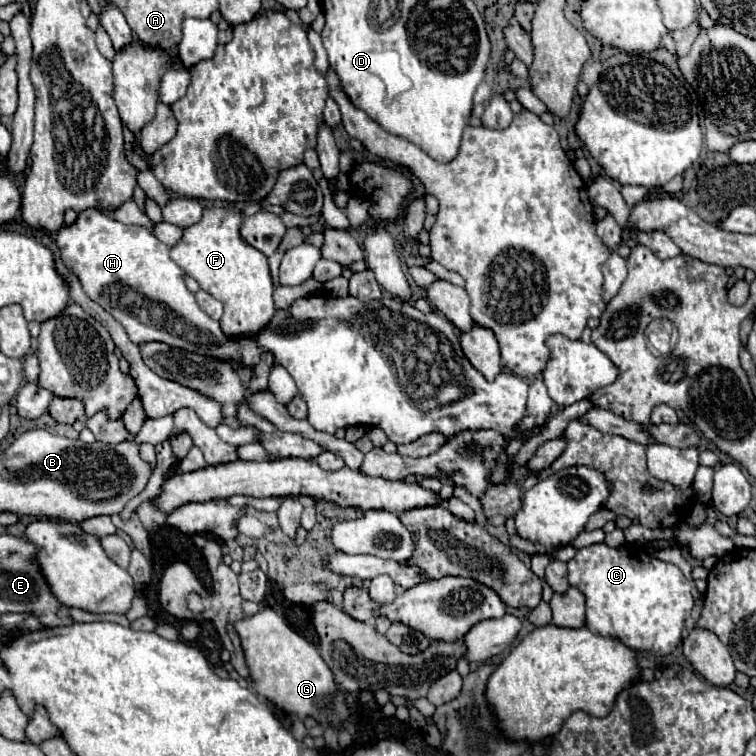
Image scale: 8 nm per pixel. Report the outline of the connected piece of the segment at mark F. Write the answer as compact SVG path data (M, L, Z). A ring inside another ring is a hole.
M206 207L204 217L184 229L184 237L170 249L170 257L190 275L200 287L224 303L220 327L226 337L240 341L242 337L256 337L268 321L276 315L274 285L268 275L268 259L258 249L250 247L240 237L242 217L228 207Z

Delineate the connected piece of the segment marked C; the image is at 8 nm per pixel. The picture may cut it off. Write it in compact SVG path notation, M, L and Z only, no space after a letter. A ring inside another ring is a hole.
M602 543L578 549L576 557L568 561L568 581L586 595L586 627L596 635L618 637L640 653L672 653L682 639L680 633L684 621L690 617L690 611L694 607L694 597L690 593L692 587L682 571L670 563L652 559L648 549L638 545L622 545L614 549Z

